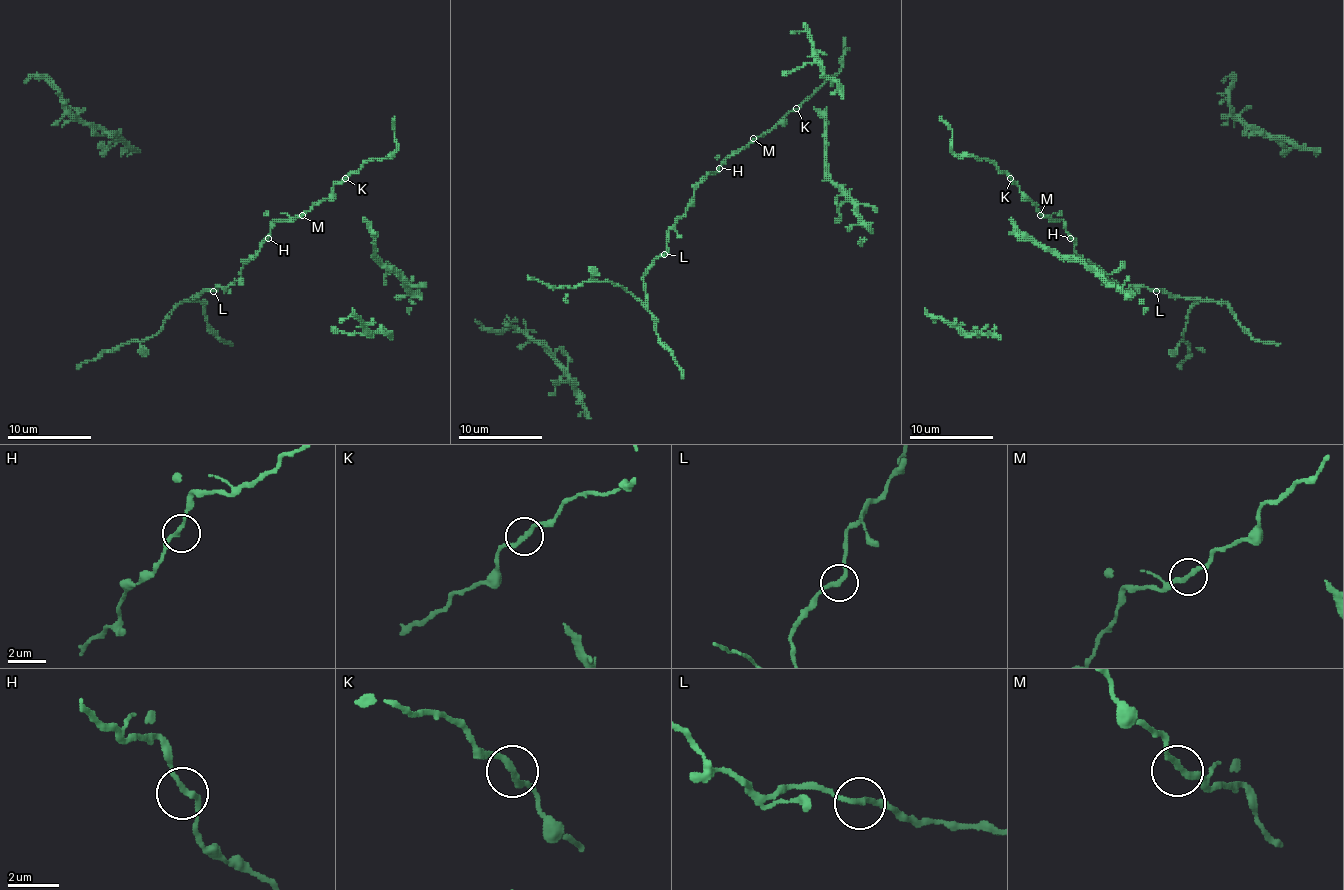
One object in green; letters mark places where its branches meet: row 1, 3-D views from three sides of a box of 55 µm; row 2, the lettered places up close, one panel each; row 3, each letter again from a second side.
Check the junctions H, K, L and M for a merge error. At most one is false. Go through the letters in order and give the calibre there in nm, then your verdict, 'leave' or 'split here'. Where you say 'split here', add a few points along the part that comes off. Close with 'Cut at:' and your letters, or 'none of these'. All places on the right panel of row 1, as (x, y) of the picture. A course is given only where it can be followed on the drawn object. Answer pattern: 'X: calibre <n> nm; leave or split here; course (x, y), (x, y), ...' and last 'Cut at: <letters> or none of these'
H: calibre 180 nm; leave
K: calibre 220 nm; leave
L: calibre 220 nm; leave
M: calibre 200 nm; leave
Cut at: none of these

